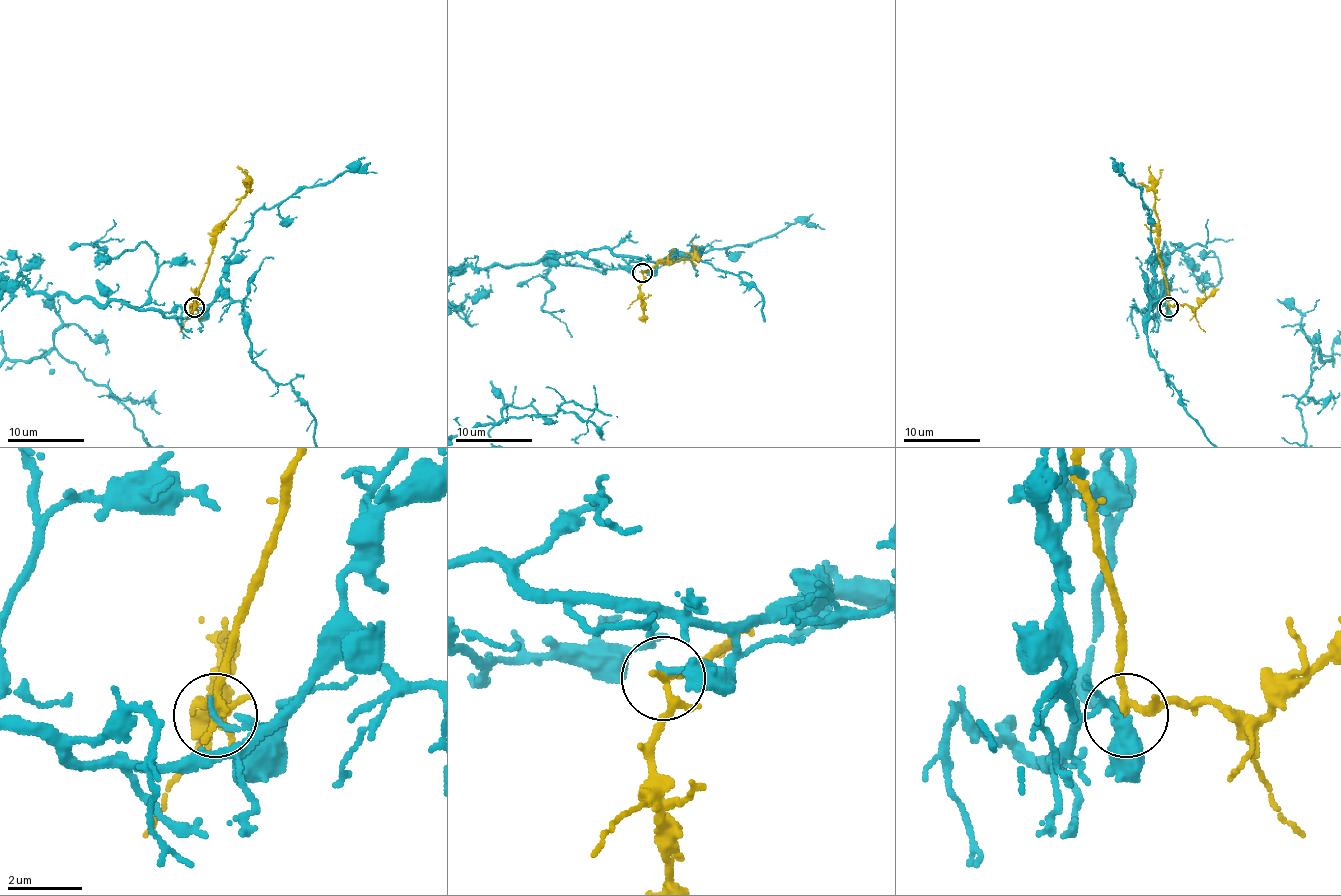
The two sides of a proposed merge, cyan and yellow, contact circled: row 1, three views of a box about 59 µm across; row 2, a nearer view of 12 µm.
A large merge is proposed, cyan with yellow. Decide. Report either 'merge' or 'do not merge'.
do not merge

